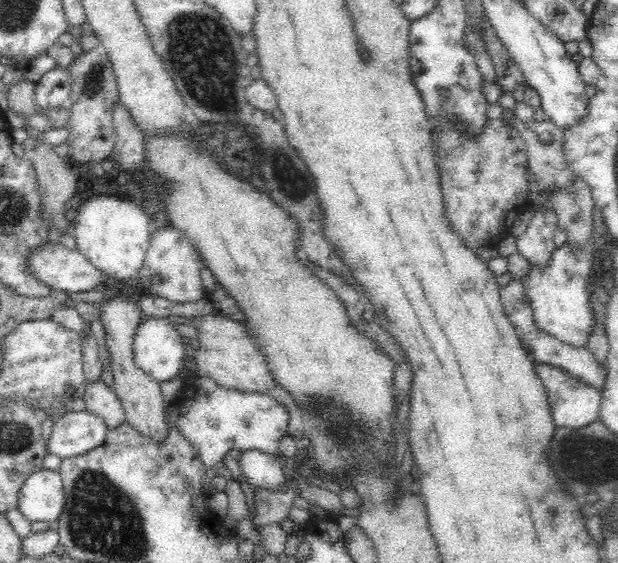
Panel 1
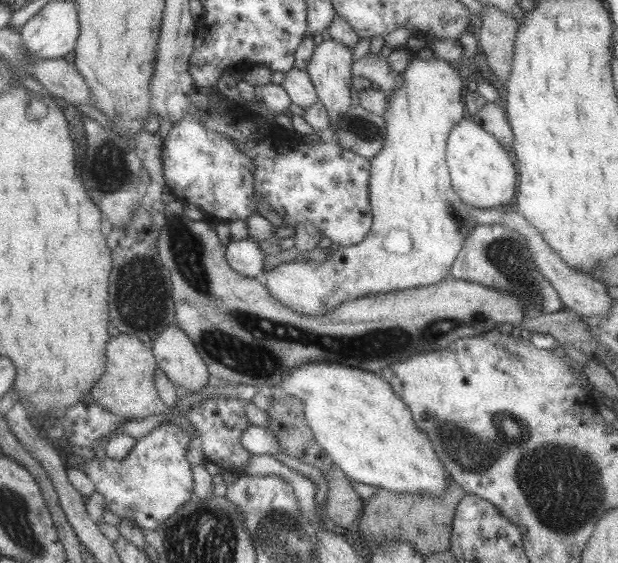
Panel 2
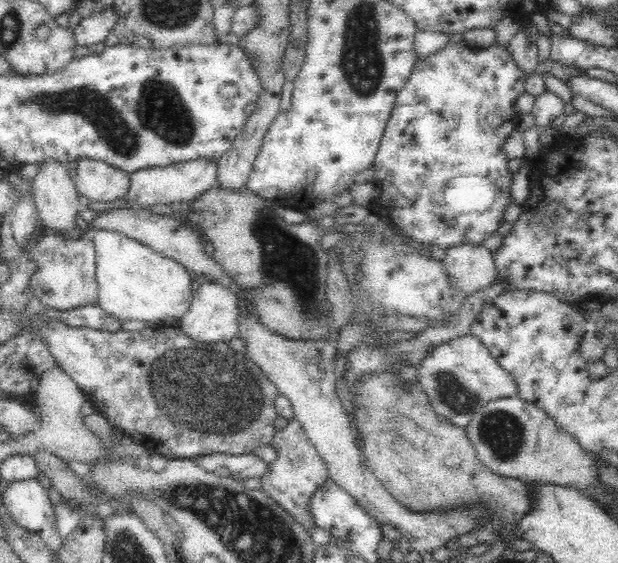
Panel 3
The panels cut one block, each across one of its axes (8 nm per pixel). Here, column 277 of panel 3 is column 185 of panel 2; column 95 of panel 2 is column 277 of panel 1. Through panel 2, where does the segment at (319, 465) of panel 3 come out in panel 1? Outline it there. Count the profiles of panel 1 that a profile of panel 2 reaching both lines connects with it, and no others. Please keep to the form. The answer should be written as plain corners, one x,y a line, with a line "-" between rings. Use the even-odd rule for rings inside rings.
258,449
242,451
237,462
242,472
242,481
247,482
248,486
254,489
262,488
273,492
282,490
290,481
282,469
281,460
267,452

